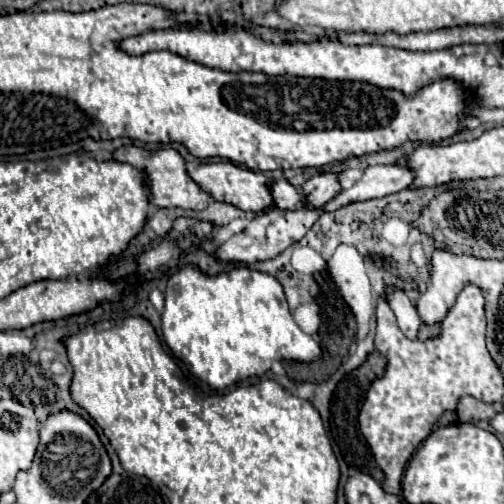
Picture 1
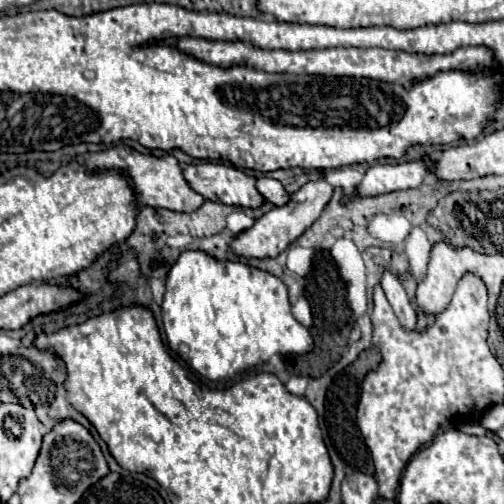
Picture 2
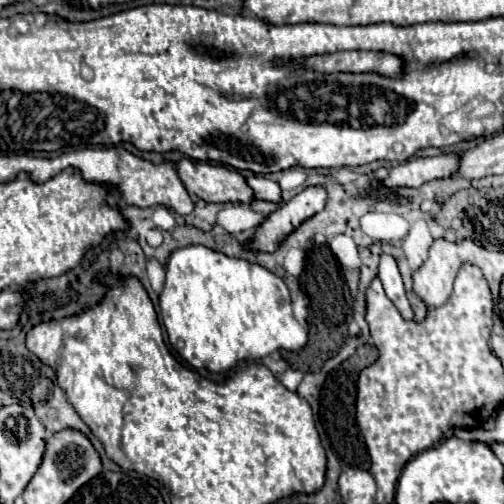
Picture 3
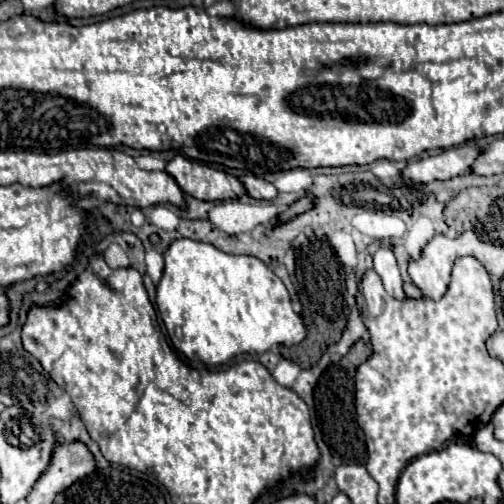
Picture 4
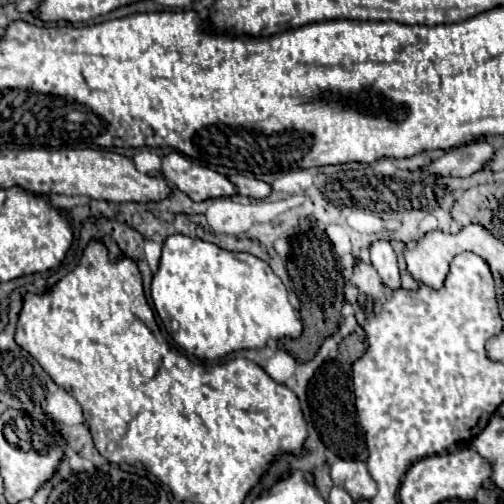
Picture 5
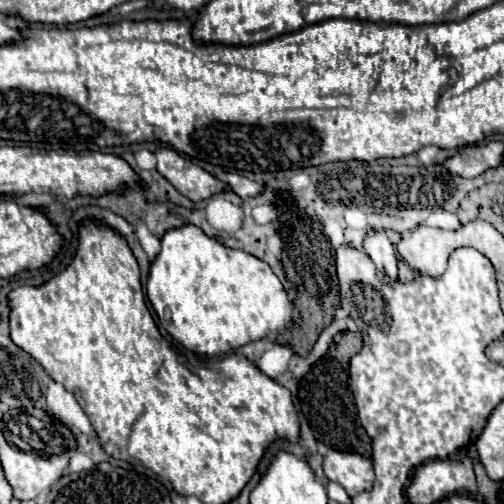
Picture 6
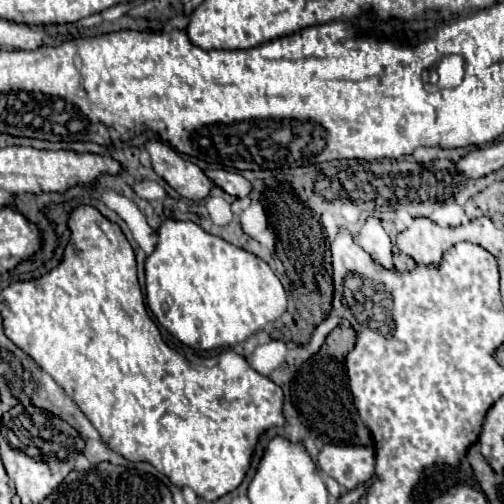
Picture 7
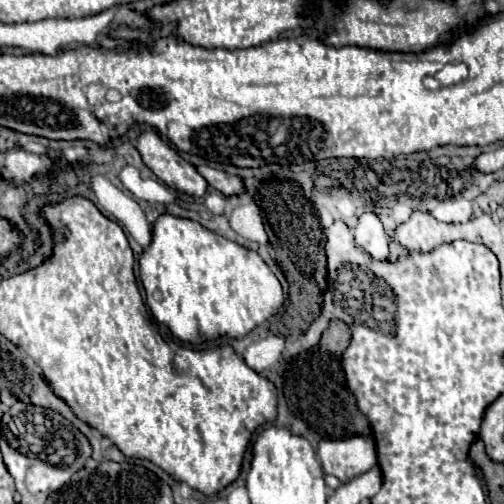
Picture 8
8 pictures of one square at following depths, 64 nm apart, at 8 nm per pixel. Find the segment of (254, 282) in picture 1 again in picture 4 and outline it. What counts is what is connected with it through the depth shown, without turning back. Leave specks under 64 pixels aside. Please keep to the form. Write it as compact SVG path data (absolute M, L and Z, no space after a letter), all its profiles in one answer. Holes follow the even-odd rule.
M188 238L176 240L164 252L164 274L156 288L156 304L164 320L166 332L178 352L192 362L206 366L228 364L240 354L264 354L276 344L294 346L306 338L302 318L292 310L290 296L282 280L254 256L232 256L212 244L194 242Z

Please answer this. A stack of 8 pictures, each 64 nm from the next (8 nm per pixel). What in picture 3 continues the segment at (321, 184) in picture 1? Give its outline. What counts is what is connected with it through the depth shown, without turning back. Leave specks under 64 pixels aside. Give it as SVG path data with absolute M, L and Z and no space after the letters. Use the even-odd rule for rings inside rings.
M324 186L304 188L290 202L270 212L256 228L254 238L250 242L244 242L244 246L254 252L276 252L284 244L288 234L292 234L304 220L312 218L324 208L326 198L328 194Z

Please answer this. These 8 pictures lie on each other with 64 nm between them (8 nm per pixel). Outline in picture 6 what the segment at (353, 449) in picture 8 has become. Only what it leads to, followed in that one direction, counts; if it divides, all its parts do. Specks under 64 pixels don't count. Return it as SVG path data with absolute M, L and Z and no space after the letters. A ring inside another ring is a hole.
M328 452L324 458L324 474L328 480L340 484L348 496L356 496L358 492L372 490L374 472L372 462L360 454L344 454L344 452Z

